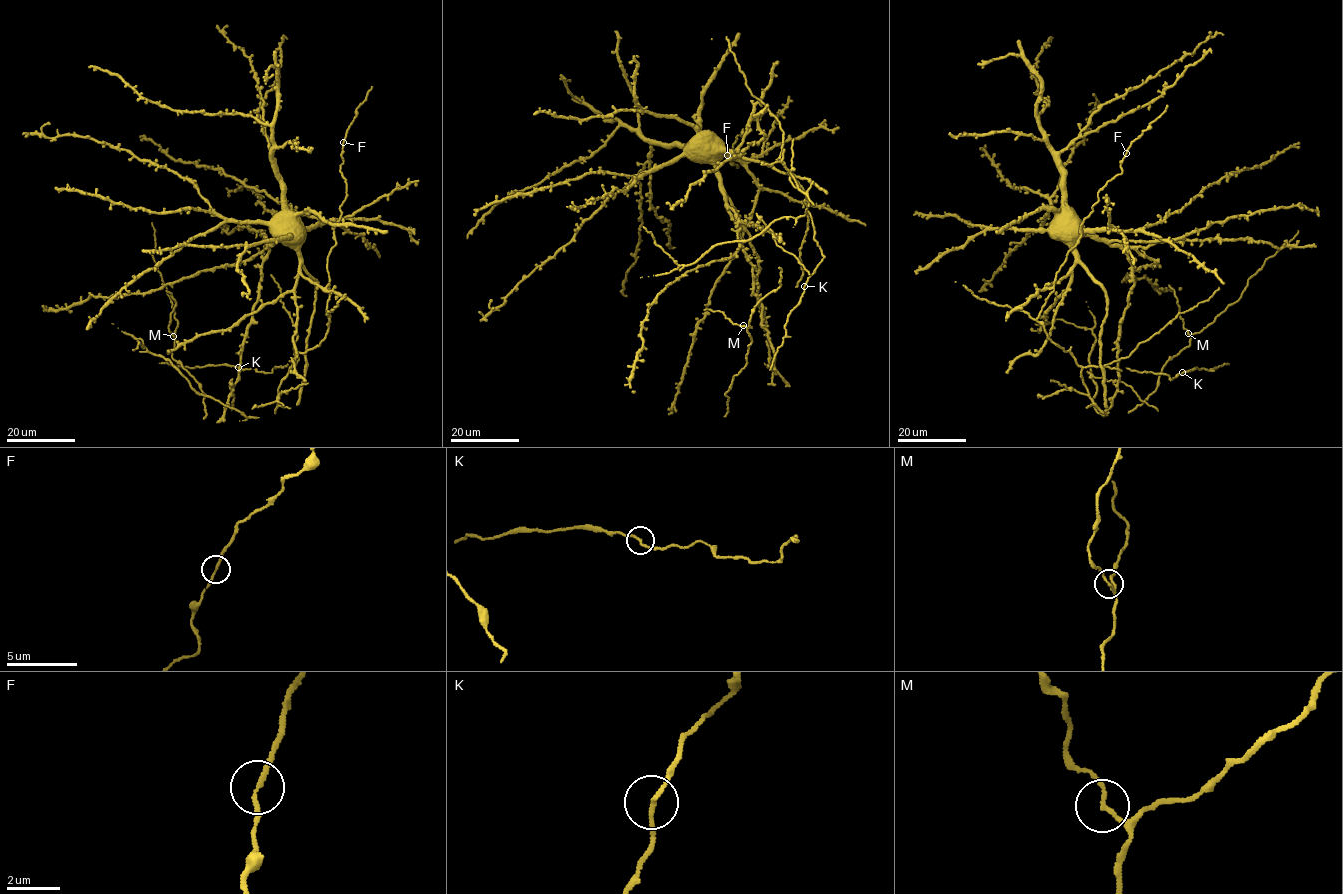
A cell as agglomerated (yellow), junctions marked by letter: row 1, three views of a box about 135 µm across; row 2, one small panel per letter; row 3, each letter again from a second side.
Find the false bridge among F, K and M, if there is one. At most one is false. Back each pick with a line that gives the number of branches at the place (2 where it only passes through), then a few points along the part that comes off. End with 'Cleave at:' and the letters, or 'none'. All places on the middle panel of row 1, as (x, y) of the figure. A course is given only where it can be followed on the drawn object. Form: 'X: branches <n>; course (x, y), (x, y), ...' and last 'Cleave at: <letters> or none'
Cleave at: none

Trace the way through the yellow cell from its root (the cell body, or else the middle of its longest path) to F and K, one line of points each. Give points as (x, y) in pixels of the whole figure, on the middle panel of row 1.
F: (727, 203), (717, 159), (726, 151), (737, 152), (749, 119), (755, 117), (736, 137), (735, 154), (726, 155)
K: (727, 203), (717, 159), (737, 152), (749, 119), (767, 109), (824, 257), (804, 286)

